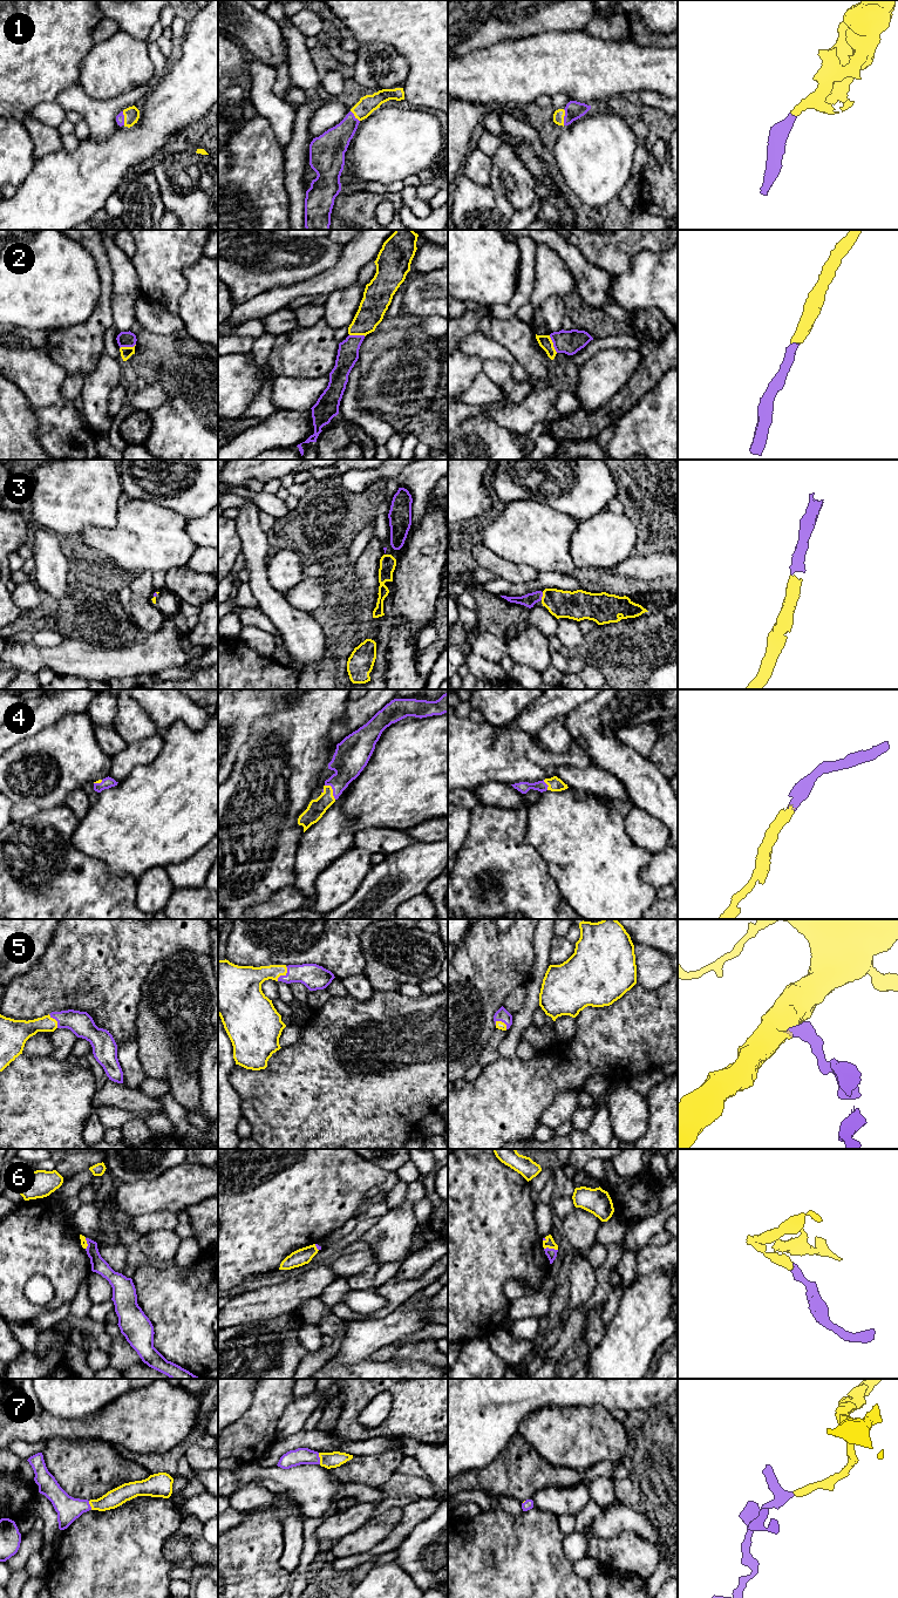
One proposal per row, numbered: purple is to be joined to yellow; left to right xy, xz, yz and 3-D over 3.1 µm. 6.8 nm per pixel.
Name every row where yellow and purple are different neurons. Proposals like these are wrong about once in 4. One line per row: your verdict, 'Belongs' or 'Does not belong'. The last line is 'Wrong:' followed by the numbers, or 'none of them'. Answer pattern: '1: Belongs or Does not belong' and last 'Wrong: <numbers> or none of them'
1: Belongs
2: Belongs
3: Belongs
4: Belongs
5: Belongs
6: Belongs
7: Belongs
Wrong: none of them

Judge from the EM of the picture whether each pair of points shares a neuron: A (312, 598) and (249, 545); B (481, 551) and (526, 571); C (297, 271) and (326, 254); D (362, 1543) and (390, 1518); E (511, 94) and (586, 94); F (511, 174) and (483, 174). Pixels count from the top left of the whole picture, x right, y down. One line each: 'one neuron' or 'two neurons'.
A: two neurons
B: one neuron
C: one neuron
D: one neuron
E: one neuron
F: two neurons

